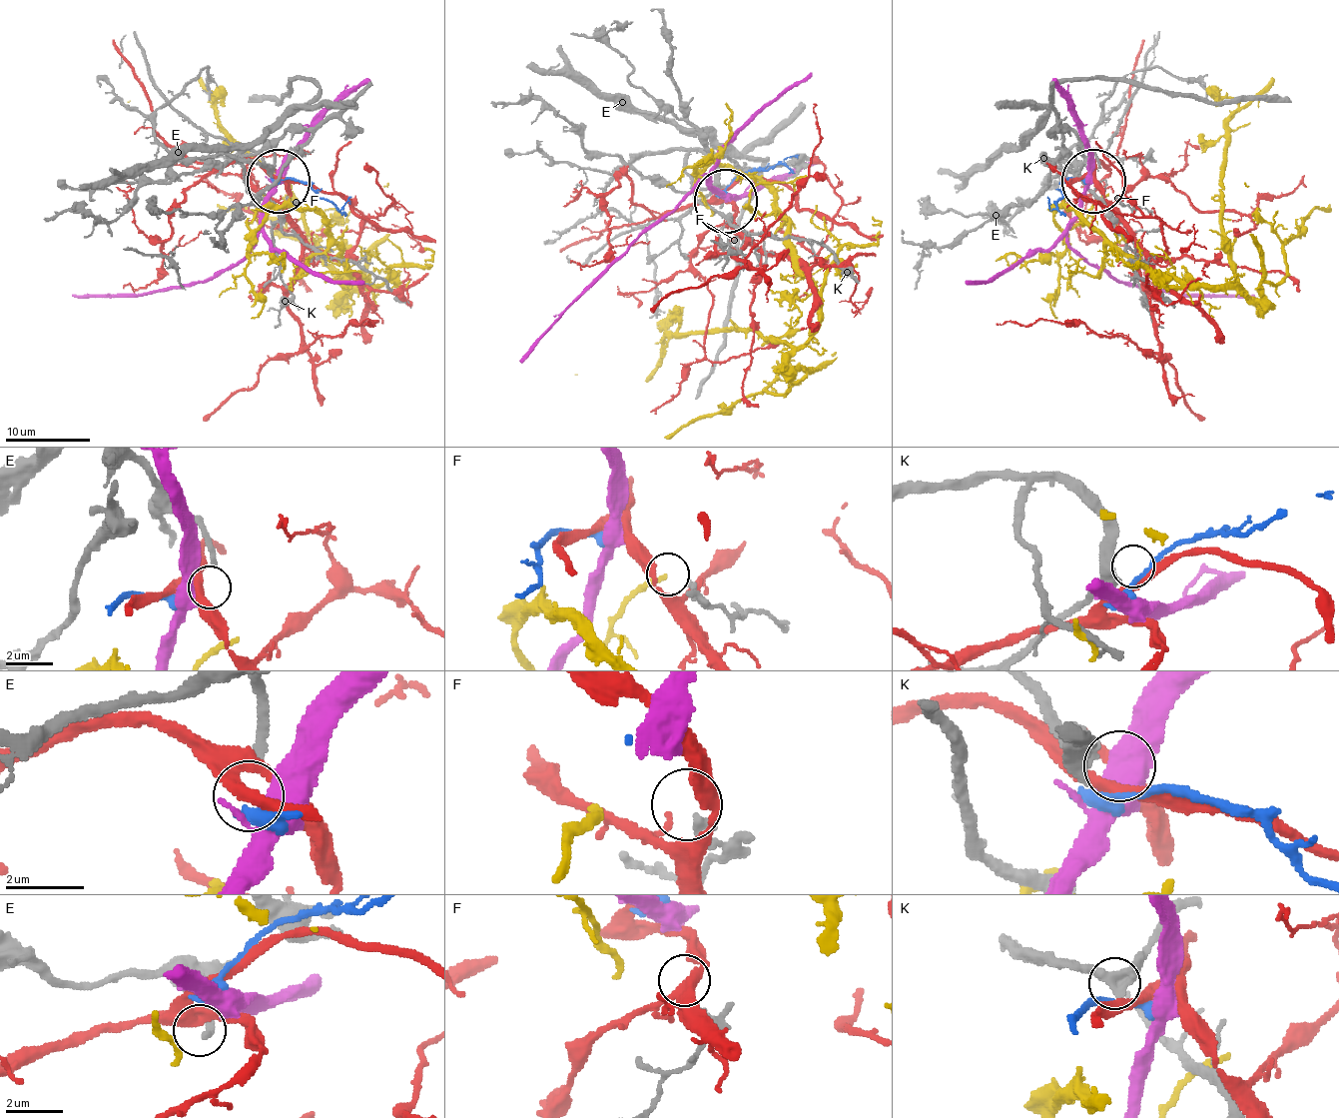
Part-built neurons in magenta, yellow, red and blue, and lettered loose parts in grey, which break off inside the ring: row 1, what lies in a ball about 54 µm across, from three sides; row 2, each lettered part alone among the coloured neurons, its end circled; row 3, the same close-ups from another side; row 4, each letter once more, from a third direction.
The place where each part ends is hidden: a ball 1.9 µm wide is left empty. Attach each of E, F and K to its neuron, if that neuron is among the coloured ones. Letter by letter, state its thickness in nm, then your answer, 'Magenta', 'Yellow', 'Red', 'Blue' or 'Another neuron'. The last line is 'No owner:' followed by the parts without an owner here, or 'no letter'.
E: Thickness 240 nm. Another neuron
F: Thickness 240 nm. Another neuron
K: Thickness 440 nm. Another neuron
No owner: E, F, K

